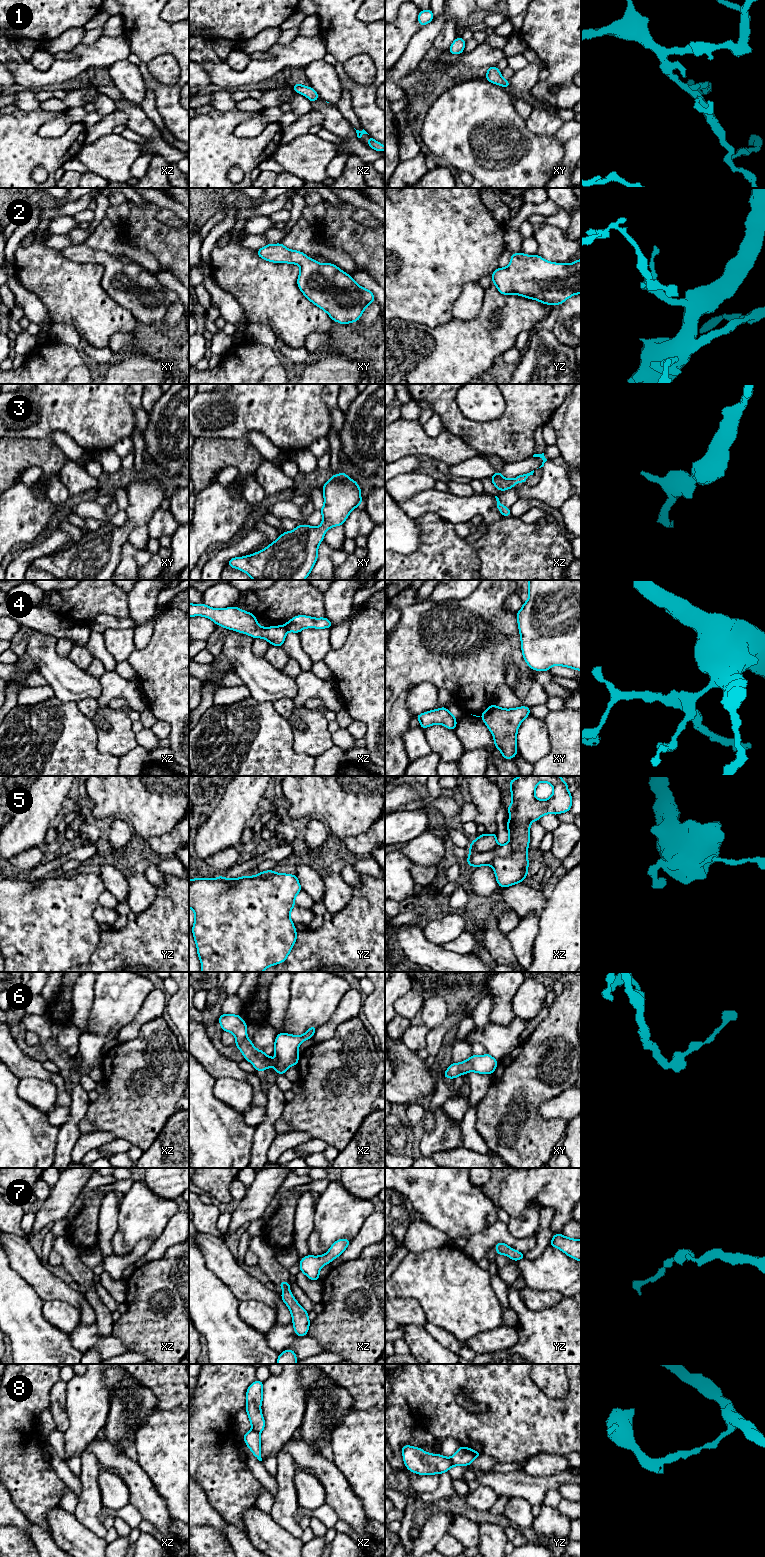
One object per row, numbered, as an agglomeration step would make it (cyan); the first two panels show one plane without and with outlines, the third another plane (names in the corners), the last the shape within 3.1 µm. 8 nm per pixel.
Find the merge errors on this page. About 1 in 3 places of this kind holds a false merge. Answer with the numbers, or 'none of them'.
4, 5, 8

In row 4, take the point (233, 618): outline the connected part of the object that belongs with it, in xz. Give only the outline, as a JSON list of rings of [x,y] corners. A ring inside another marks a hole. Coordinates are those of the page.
[[[189,603],[189,617],[193,616],[204,616],[211,619],[216,625],[247,634],[253,638],[263,638],[271,645],[278,647],[282,647],[287,635],[287,629],[284,625],[261,627],[257,624],[257,618],[252,613],[236,606],[217,609],[204,603]]]

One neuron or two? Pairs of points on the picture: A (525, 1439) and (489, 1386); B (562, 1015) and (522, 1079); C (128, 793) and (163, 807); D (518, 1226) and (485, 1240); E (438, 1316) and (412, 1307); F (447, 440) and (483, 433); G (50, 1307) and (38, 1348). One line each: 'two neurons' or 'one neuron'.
A: one neuron
B: one neuron
C: one neuron
D: two neurons
E: two neurons
F: two neurons
G: two neurons

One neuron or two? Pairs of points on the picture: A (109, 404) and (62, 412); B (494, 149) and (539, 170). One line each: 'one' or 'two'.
A: one
B: one

